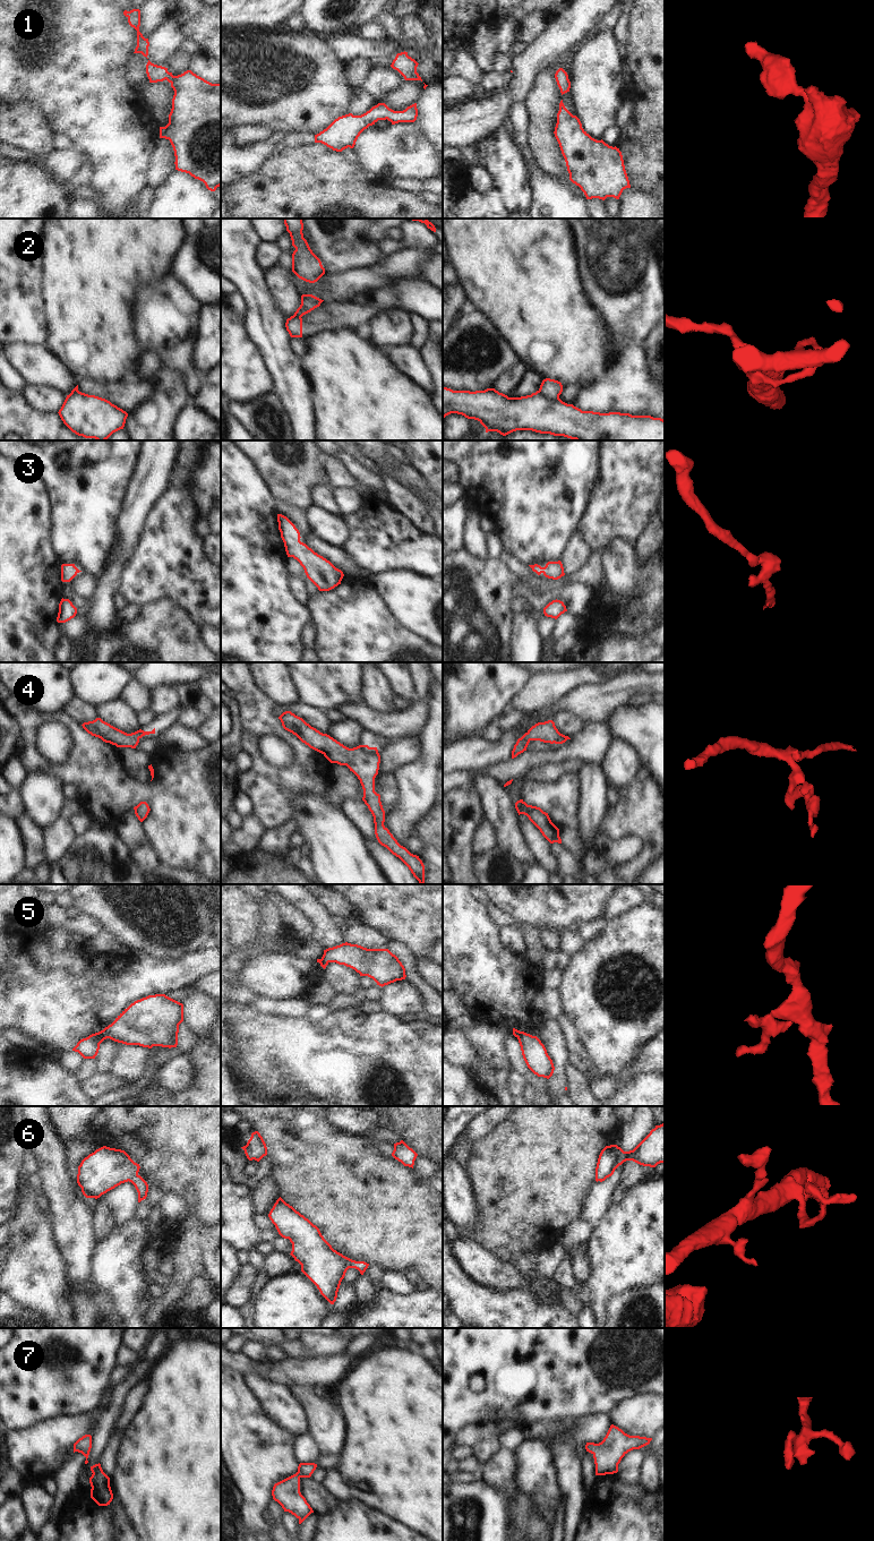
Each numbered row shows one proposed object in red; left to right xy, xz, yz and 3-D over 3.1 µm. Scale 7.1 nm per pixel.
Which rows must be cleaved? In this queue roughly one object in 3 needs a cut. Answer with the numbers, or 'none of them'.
2, 5

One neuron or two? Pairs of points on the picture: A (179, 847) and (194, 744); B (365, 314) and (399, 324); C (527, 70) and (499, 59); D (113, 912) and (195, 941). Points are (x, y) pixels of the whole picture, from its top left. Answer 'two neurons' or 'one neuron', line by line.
A: two neurons
B: two neurons
C: two neurons
D: one neuron

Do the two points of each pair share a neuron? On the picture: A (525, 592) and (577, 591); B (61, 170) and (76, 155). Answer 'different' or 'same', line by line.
A: same
B: same

